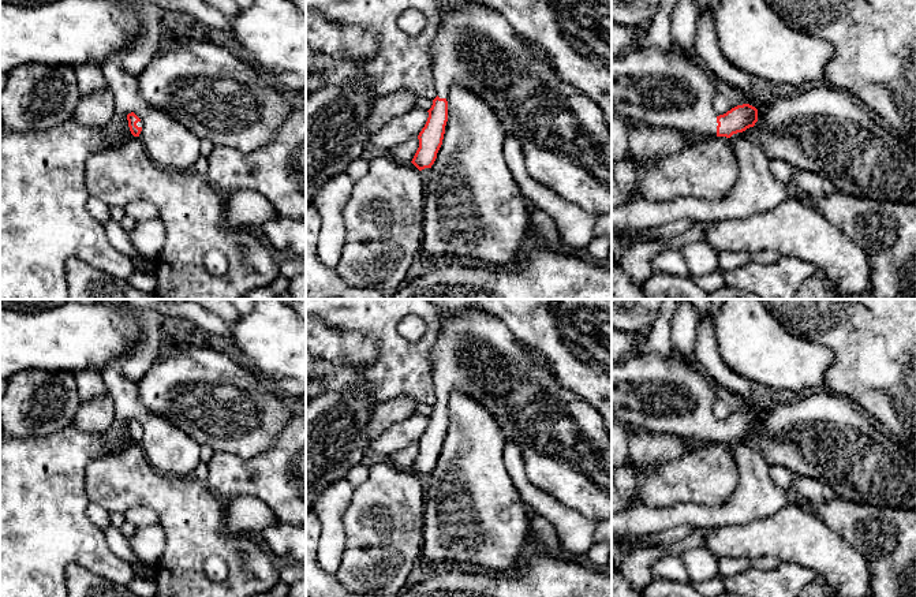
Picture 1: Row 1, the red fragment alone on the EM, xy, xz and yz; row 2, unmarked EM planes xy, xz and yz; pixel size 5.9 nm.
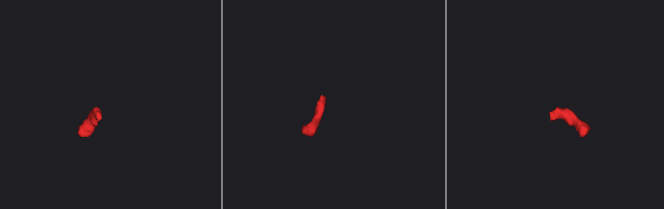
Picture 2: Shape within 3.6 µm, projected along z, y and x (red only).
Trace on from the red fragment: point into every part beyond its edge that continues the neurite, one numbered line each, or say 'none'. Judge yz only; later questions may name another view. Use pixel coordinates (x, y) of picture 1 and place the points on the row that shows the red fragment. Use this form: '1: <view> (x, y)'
1: yz (649, 86)

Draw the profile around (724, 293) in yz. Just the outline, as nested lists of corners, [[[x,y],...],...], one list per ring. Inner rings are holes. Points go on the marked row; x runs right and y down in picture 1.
[[[724,286],[717,291],[707,292],[706,299],[762,299],[762,298],[740,288]]]

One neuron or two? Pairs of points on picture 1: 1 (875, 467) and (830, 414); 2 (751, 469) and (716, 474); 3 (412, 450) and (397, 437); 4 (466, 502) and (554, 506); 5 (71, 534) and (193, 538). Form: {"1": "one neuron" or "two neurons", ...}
{"1": "one neuron", "2": "two neurons", "3": "two neurons", "4": "two neurons", "5": "two neurons"}

